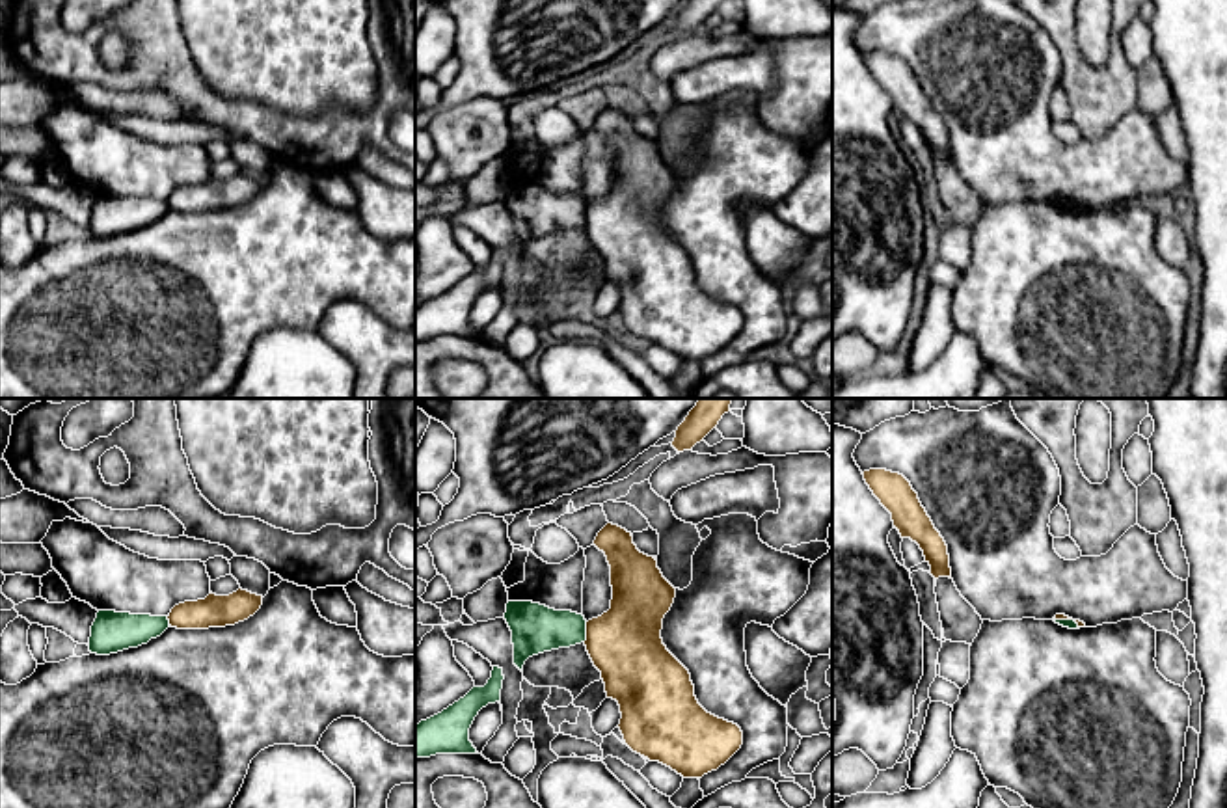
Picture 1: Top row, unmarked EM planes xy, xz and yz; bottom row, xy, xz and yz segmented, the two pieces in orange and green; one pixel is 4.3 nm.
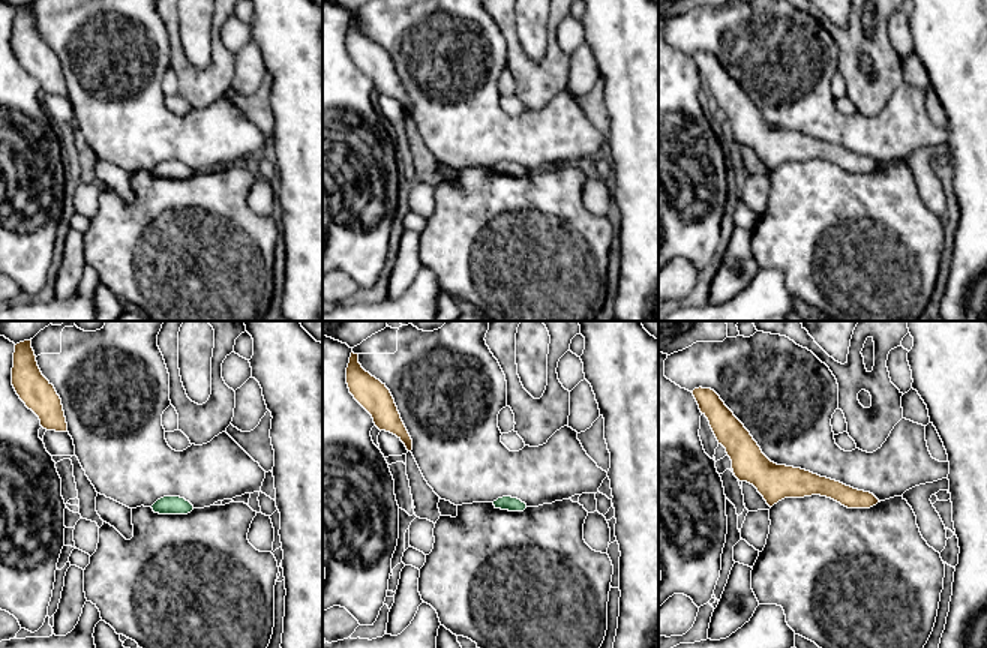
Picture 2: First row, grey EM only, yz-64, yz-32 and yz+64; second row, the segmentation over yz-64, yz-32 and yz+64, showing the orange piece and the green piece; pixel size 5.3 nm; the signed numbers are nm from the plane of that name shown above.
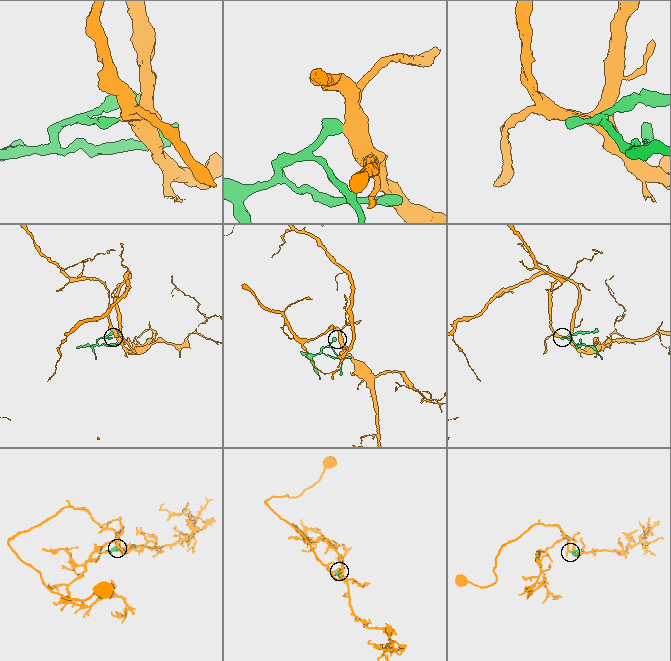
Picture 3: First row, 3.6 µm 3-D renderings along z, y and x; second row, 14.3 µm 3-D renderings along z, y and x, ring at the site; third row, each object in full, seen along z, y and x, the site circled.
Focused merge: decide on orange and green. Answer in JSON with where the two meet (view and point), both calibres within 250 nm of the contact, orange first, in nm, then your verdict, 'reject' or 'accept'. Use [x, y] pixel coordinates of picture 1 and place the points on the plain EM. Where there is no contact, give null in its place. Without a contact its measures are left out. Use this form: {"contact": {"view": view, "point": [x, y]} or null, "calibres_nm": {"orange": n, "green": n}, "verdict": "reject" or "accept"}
{"contact": {"view": "xz", "point": [587, 215]}, "calibres_nm": {"orange": 320, "green": 220}, "verdict": "reject"}

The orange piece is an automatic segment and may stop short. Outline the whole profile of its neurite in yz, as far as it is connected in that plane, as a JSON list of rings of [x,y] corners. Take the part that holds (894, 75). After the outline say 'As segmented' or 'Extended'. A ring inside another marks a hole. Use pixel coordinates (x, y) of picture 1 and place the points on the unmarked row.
[[[870,52],[862,58],[873,78],[892,97],[894,110],[901,121],[910,121],[920,128],[925,145],[931,149],[931,158],[935,162],[951,162],[948,128],[935,112],[910,65],[903,58],[886,52]]]. As segmented

